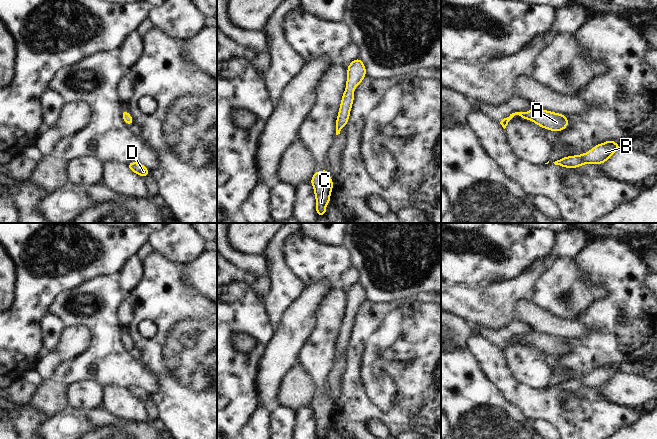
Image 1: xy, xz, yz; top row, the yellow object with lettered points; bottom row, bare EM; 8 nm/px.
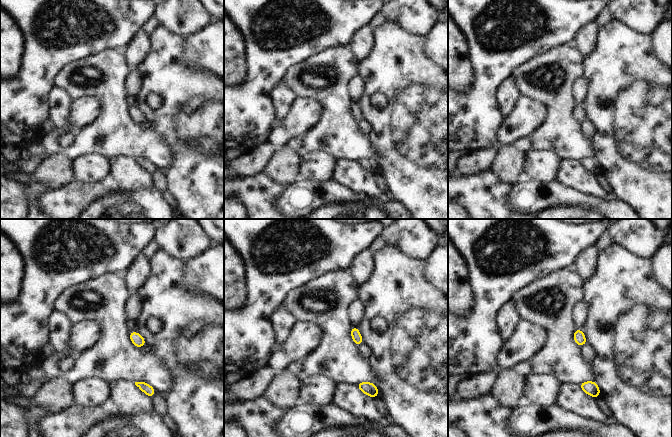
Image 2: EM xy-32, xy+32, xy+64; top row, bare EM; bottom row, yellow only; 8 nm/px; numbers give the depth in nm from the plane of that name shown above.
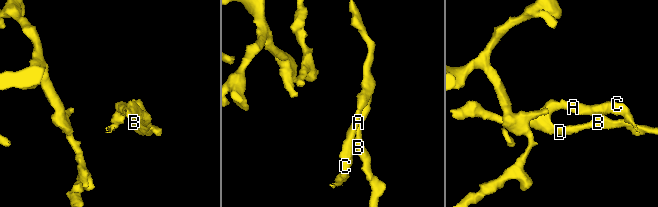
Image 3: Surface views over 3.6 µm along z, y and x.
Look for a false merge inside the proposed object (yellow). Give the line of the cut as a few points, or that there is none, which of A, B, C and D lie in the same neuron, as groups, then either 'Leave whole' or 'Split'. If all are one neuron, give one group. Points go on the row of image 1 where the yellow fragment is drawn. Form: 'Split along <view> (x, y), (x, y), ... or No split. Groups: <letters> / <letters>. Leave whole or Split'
No split. Groups: A B C D. Leave whole.

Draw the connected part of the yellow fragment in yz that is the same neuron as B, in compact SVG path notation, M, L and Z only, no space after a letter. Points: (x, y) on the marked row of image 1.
M608 140L604 143L597 144L589 152L581 155L566 156L553 163L565 168L578 168L584 164L600 165L606 162L615 151L621 148L622 147L615 143L614 140Z

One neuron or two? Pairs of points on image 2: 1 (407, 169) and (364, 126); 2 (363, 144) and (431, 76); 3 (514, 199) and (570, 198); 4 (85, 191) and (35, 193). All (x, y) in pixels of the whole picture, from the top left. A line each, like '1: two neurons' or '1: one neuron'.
1: two neurons
2: two neurons
3: one neuron
4: two neurons

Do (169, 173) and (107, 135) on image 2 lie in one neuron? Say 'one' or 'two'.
two

